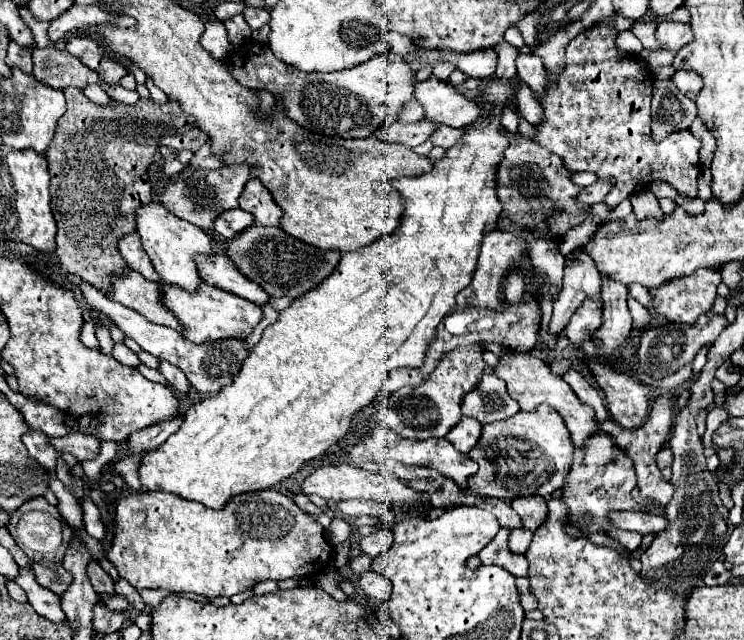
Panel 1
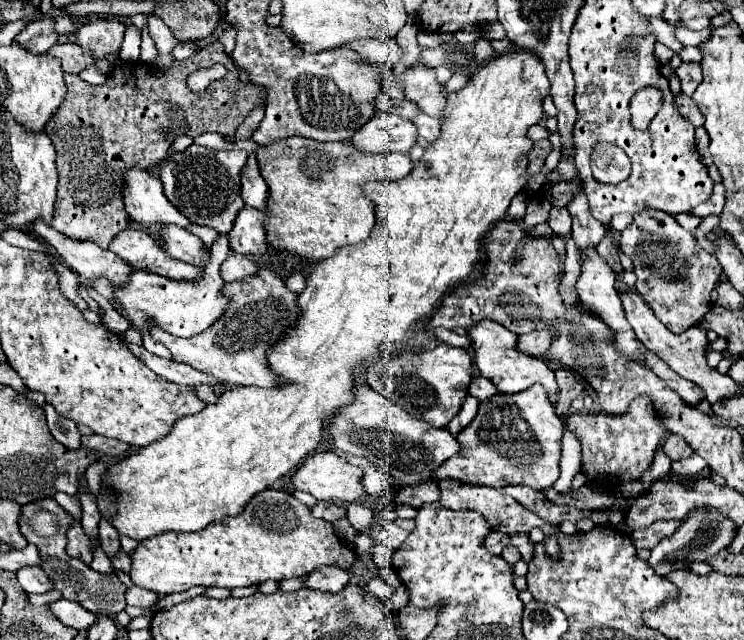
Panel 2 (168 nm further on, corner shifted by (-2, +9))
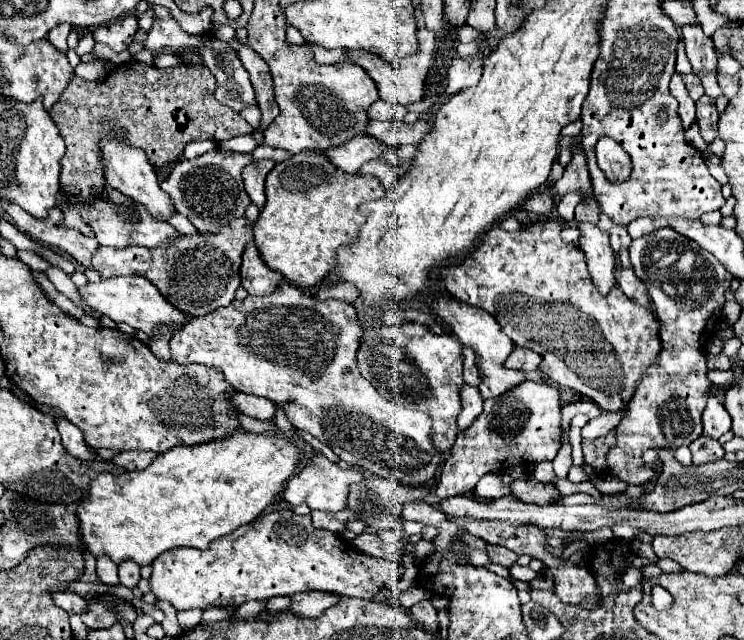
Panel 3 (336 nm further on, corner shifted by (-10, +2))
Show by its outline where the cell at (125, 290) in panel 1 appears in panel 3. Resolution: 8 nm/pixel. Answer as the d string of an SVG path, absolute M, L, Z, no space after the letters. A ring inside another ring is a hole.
M3 207L3 209L13 219L13 223L19 227L19 231L29 235L31 239L39 241L41 245L57 247L57 249L69 253L85 269L93 269L91 259L93 259L93 253L99 249L97 239L79 235L79 231L71 231L71 229L63 227L57 207L53 207L49 211L47 219L43 219L43 221L33 219L21 207Z

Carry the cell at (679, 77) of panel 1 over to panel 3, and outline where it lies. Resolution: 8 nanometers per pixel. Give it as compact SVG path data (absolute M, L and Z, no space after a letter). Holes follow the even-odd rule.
M687 73L687 75L683 75L683 83L687 85L687 91L689 91L689 95L691 95L693 101L697 101L699 97L705 95L705 89L703 89L703 85L701 85L699 75L695 75L695 73Z

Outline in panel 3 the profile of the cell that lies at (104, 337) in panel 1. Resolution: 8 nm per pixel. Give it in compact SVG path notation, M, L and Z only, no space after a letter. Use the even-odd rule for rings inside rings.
M17 250L17 256L35 271L45 271L50 267L50 264L47 261L32 252Z

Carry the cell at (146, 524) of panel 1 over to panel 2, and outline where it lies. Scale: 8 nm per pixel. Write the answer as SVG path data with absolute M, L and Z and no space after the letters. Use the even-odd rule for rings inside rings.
M281 490L259 492L243 514L211 524L195 534L165 532L143 540L131 554L131 580L135 586L157 594L185 592L193 586L257 586L265 580L285 580L307 576L319 566L349 570L357 554L339 542L333 526L313 518L311 510Z

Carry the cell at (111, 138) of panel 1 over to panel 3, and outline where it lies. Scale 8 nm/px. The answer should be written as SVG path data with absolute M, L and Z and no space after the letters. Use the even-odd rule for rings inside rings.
M129 61L125 65L113 67L107 77L103 79L101 85L95 85L93 81L83 81L81 77L73 77L67 89L63 91L59 103L51 109L51 117L67 145L65 157L61 161L61 191L65 195L65 203L59 207L63 213L63 223L69 229L77 229L85 237L95 237L93 229L83 221L81 217L81 207L89 207L95 201L105 197L105 171L103 171L103 153L101 153L101 137L105 131L119 131L123 133L123 139L127 139L129 145L143 149L153 165L167 165L177 161L177 157L183 153L185 145L195 139L211 139L211 141L221 141L221 139L231 139L235 135L247 135L253 131L253 127L231 107L219 103L213 97L213 91L217 89L217 79L207 67L197 67L197 65L177 65L169 69L159 69L155 65L139 63L139 61Z

